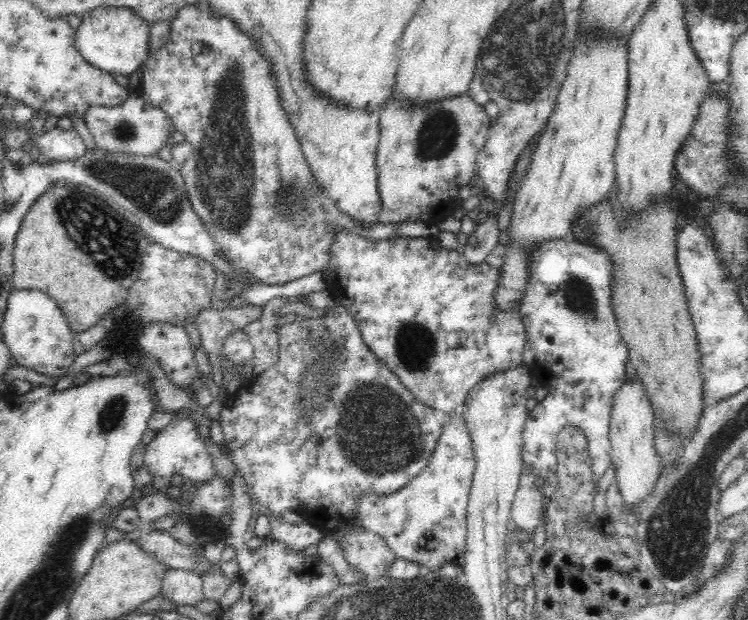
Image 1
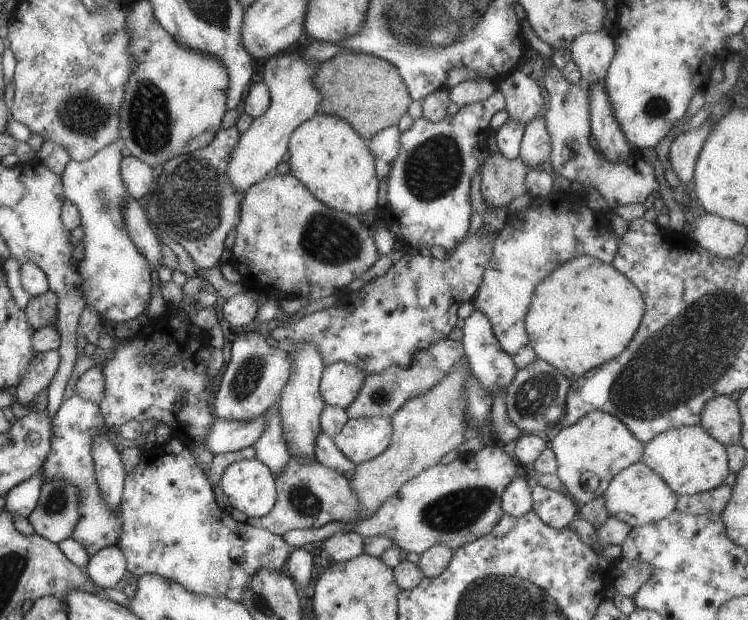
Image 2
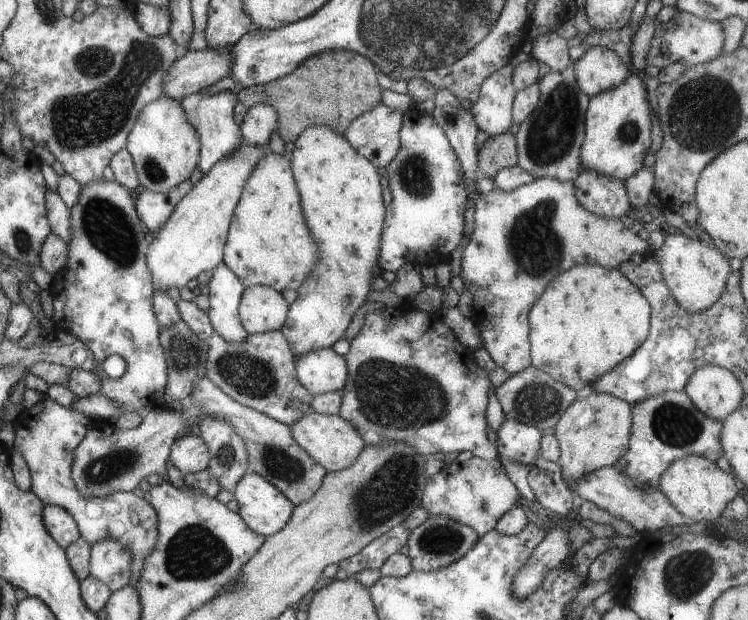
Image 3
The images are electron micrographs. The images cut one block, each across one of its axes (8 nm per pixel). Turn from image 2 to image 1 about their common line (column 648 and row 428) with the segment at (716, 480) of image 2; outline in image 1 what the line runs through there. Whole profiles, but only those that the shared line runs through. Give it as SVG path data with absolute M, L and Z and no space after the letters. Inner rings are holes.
M456 410L450 414L450 421L443 426L427 467L410 484L393 494L363 495L354 509L359 515L358 522L363 528L384 539L386 547L395 554L396 559L417 562L425 572L438 570L450 562L462 565L467 538L467 503L475 466L476 459L468 427L462 413Z

